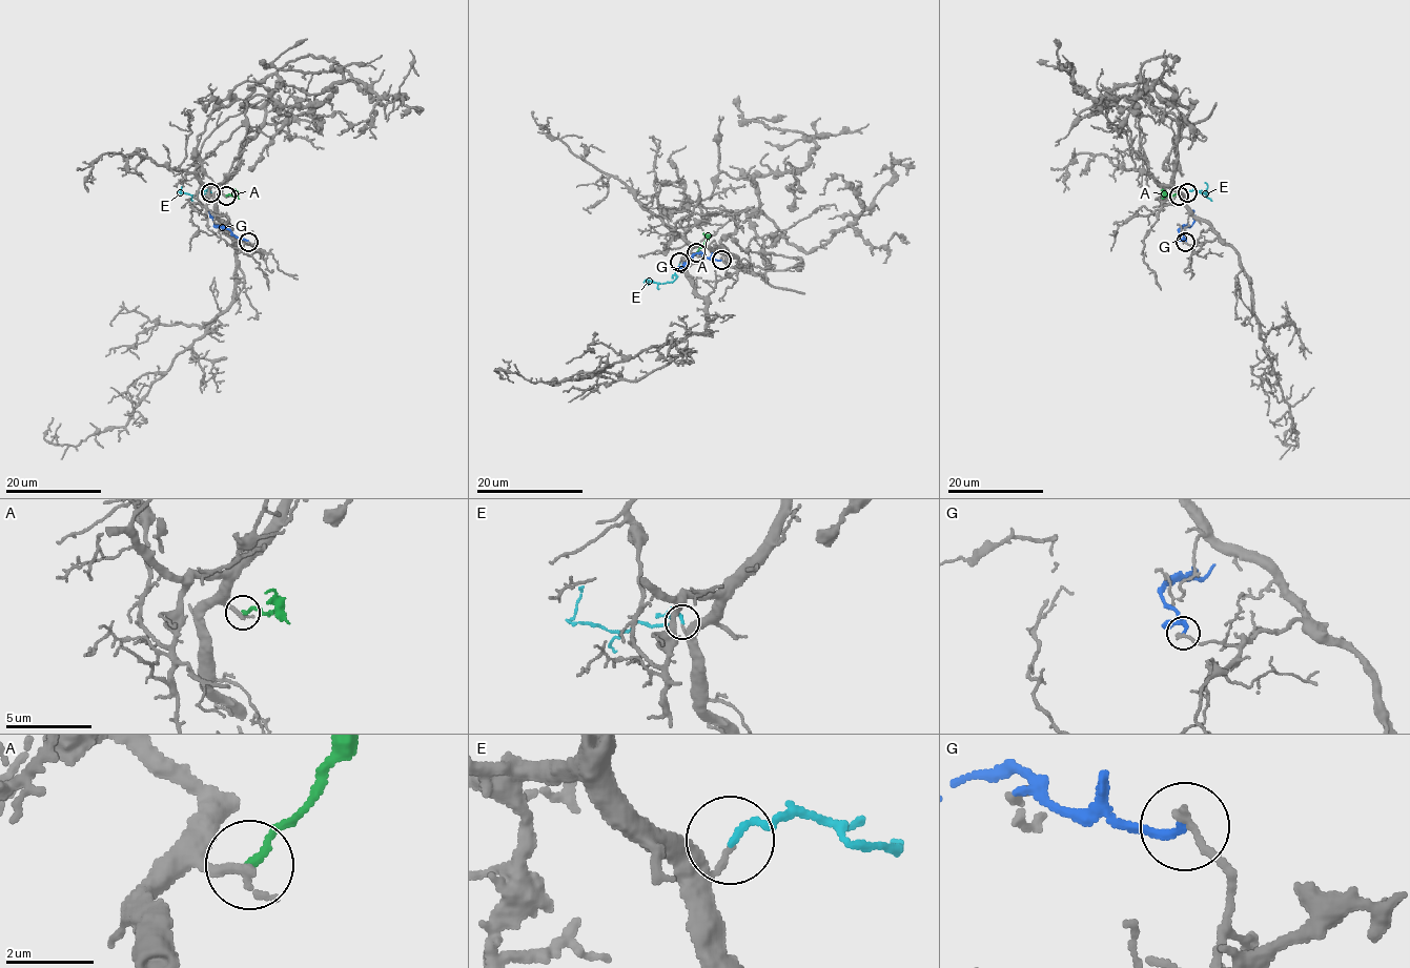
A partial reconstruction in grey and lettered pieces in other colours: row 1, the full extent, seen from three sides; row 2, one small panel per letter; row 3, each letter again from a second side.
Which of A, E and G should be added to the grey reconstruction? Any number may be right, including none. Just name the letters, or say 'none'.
E

